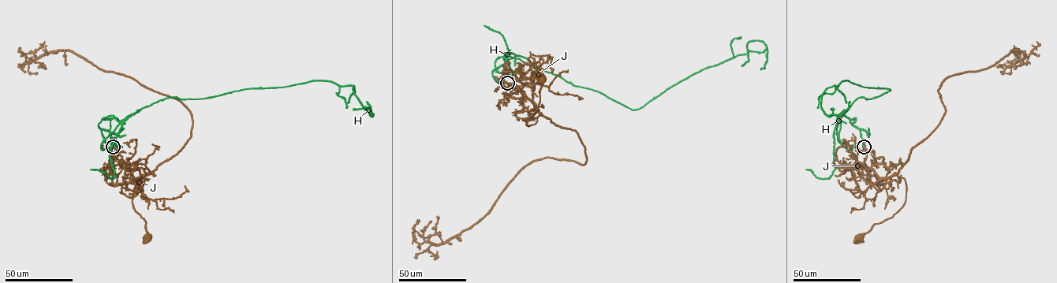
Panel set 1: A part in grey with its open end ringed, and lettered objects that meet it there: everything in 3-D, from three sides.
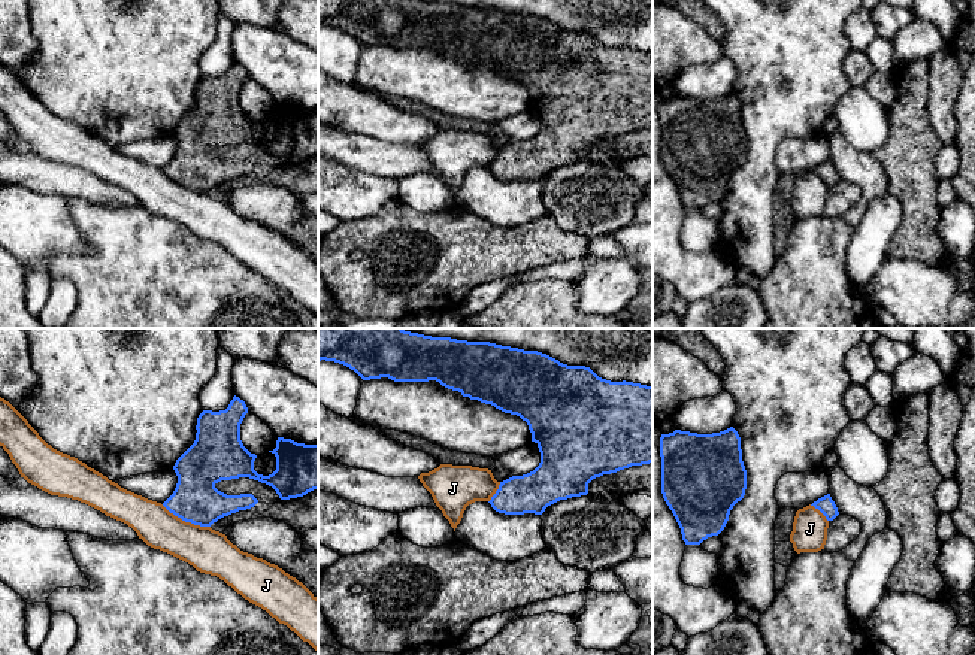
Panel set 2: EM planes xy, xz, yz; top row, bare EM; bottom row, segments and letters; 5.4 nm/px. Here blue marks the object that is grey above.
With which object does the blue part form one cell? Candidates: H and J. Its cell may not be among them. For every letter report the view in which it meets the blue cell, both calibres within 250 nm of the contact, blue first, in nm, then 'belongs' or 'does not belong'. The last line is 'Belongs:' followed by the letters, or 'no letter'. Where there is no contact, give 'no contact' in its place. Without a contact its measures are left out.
H: no contact | belongs
J: xy | 240/240 nm | does not belong
Belongs: H

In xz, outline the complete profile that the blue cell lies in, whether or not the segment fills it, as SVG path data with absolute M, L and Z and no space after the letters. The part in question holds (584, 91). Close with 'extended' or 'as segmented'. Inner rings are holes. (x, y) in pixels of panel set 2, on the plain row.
M318 0L318 27L321 25L343 30L363 46L381 43L394 48L436 46L463 63L491 70L526 87L532 107L539 113L541 128L527 140L500 148L488 167L499 179L542 181L548 172L560 166L587 161L588 149L596 143L652 128L652 52L626 46L611 48L599 43L590 33L567 31L538 16L424 0Z; as segmented

